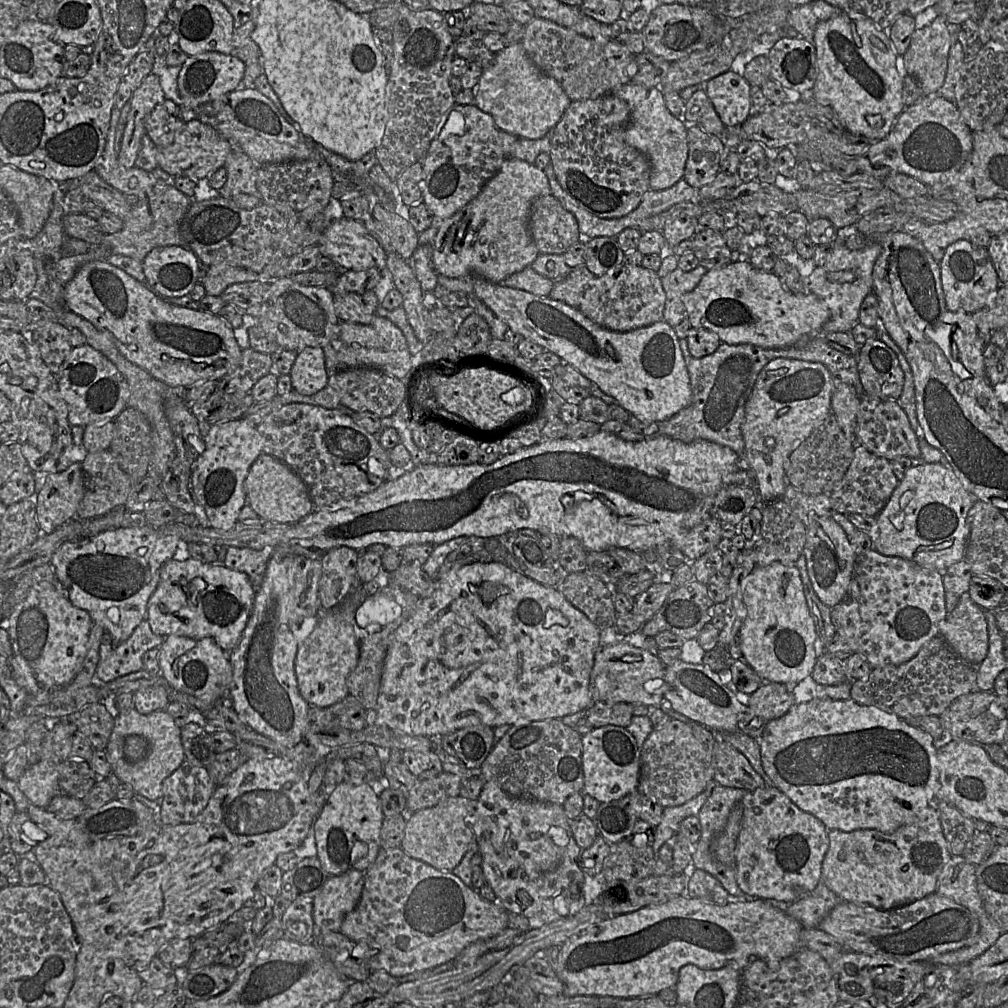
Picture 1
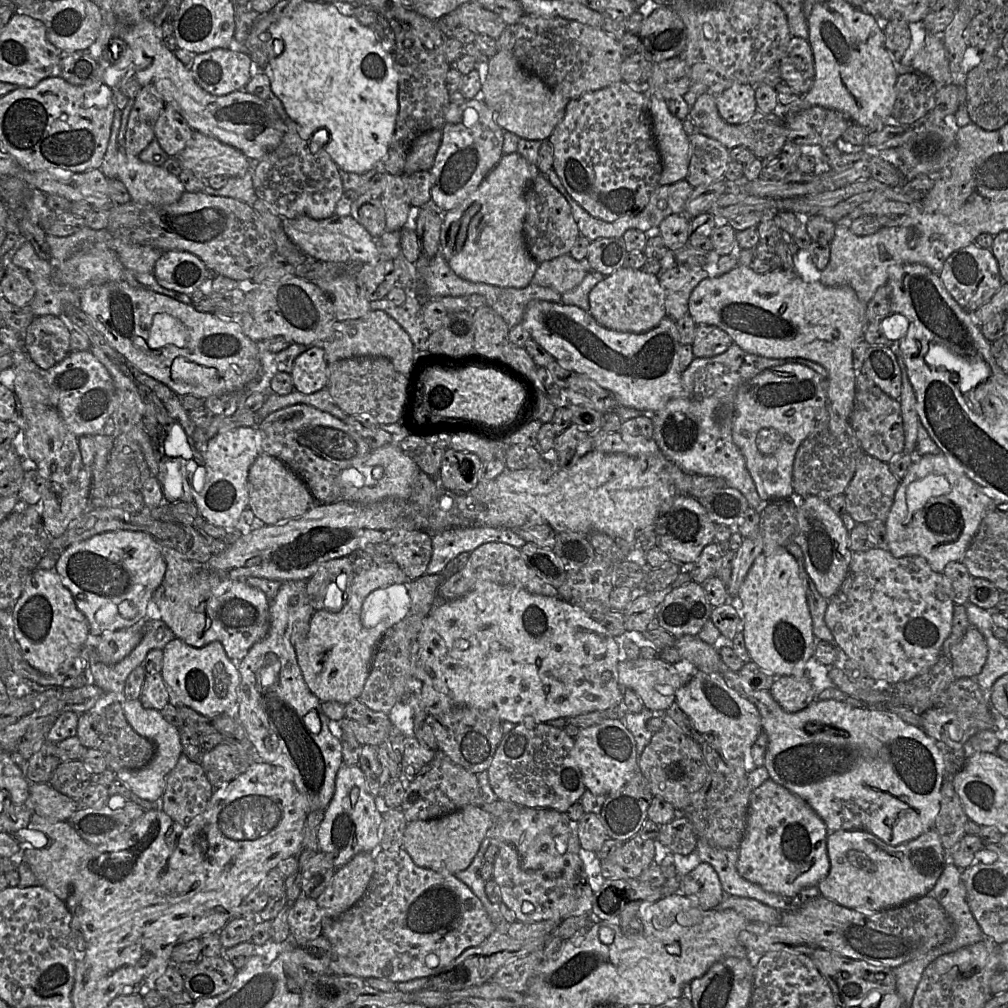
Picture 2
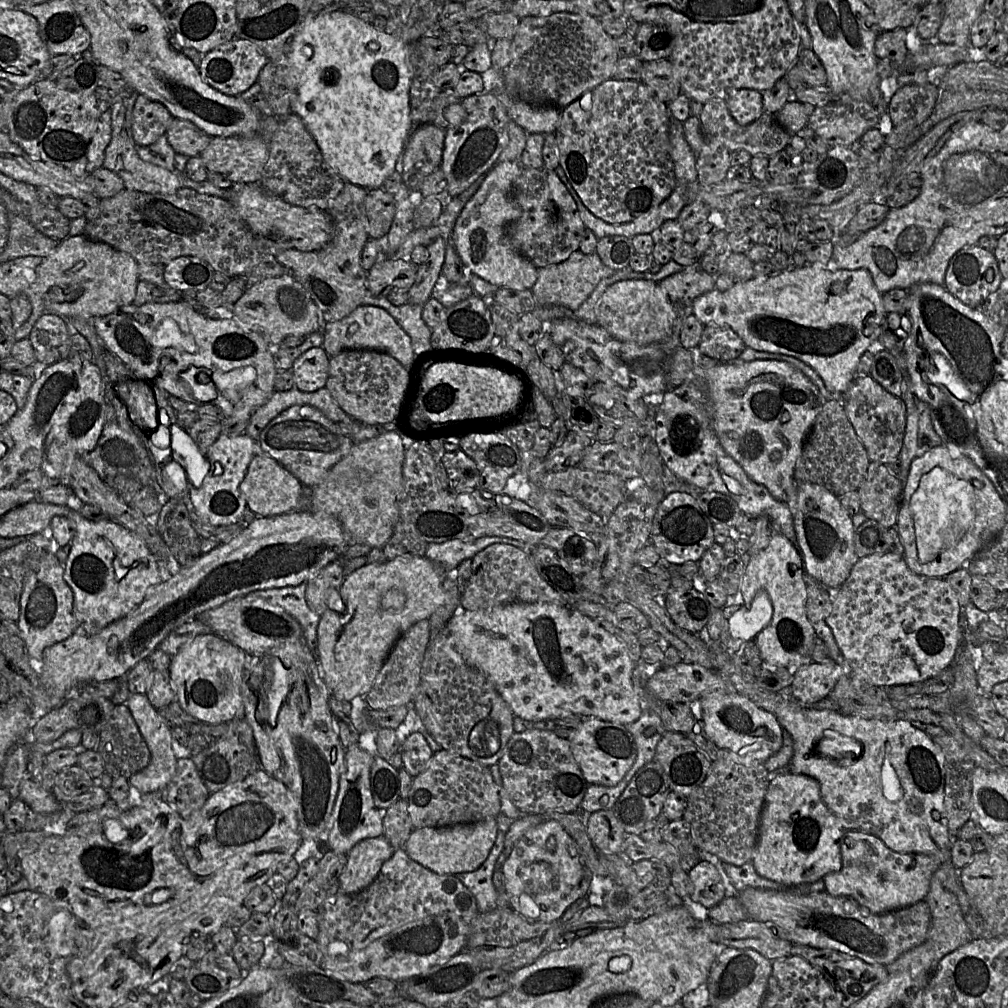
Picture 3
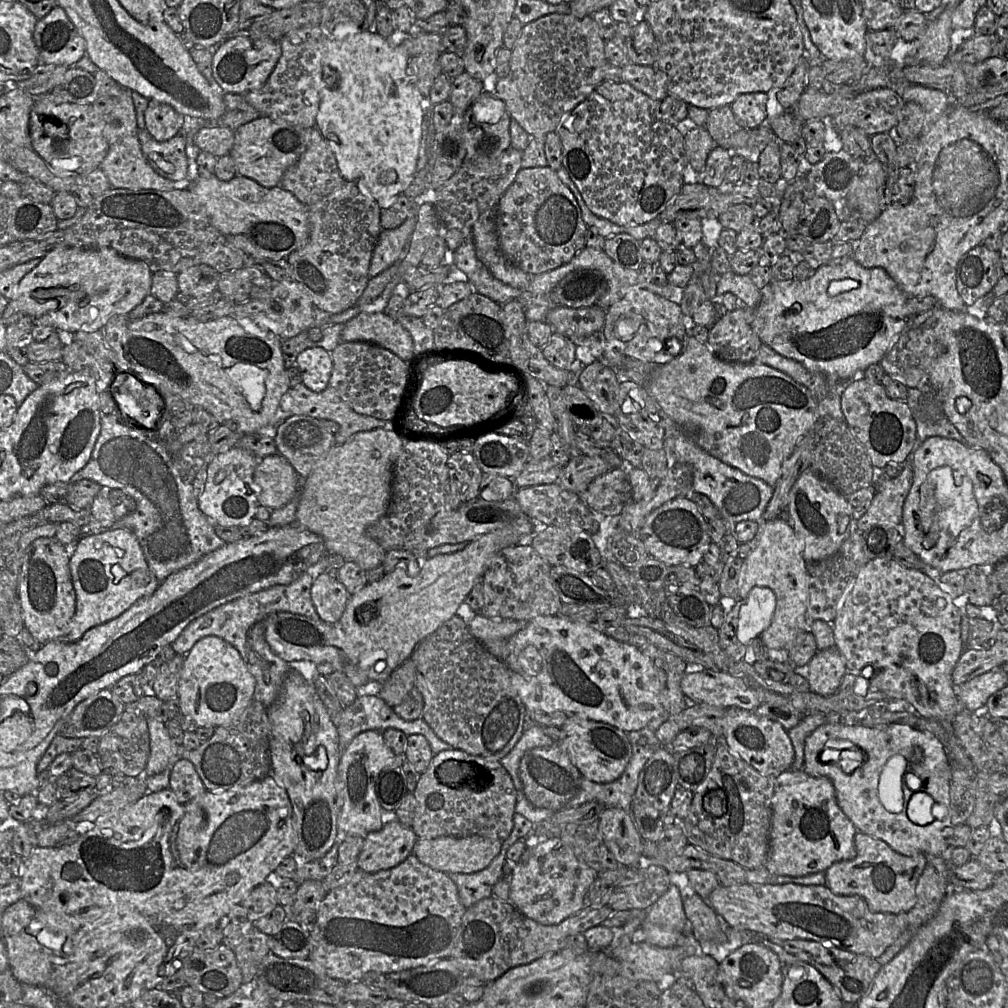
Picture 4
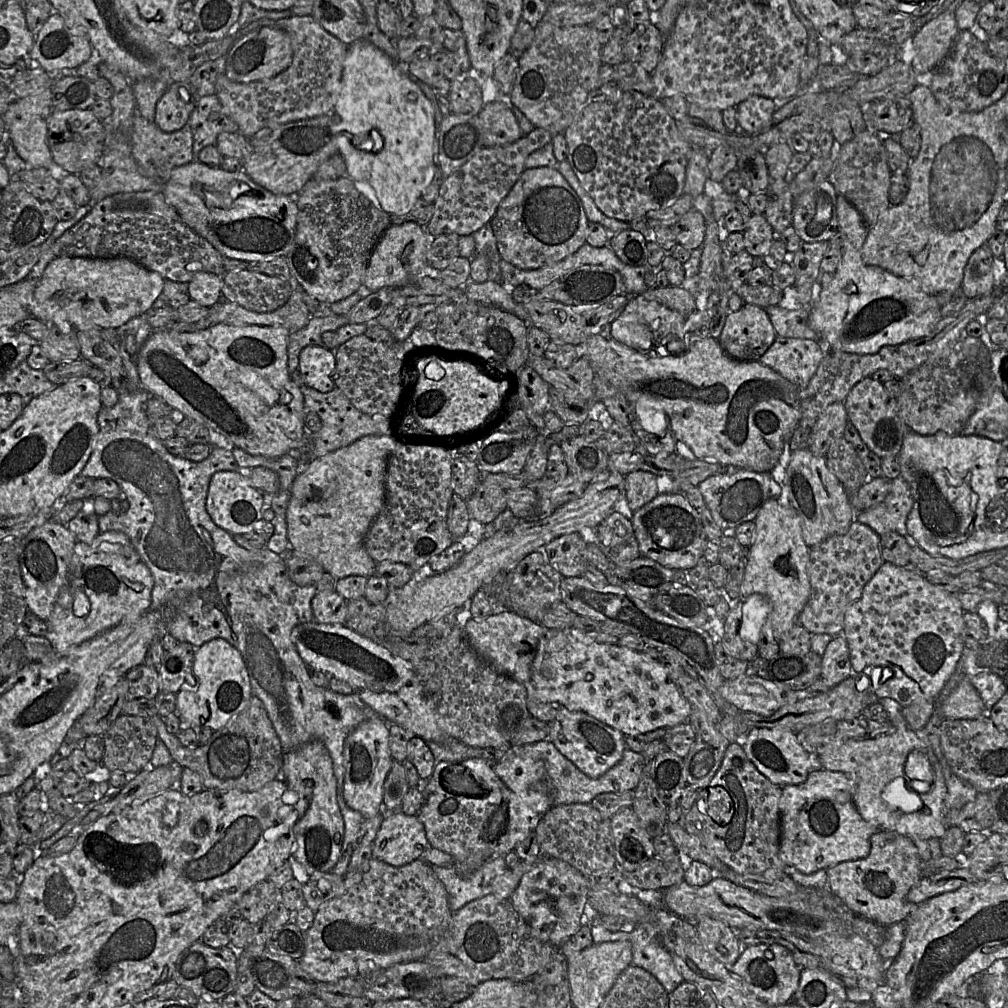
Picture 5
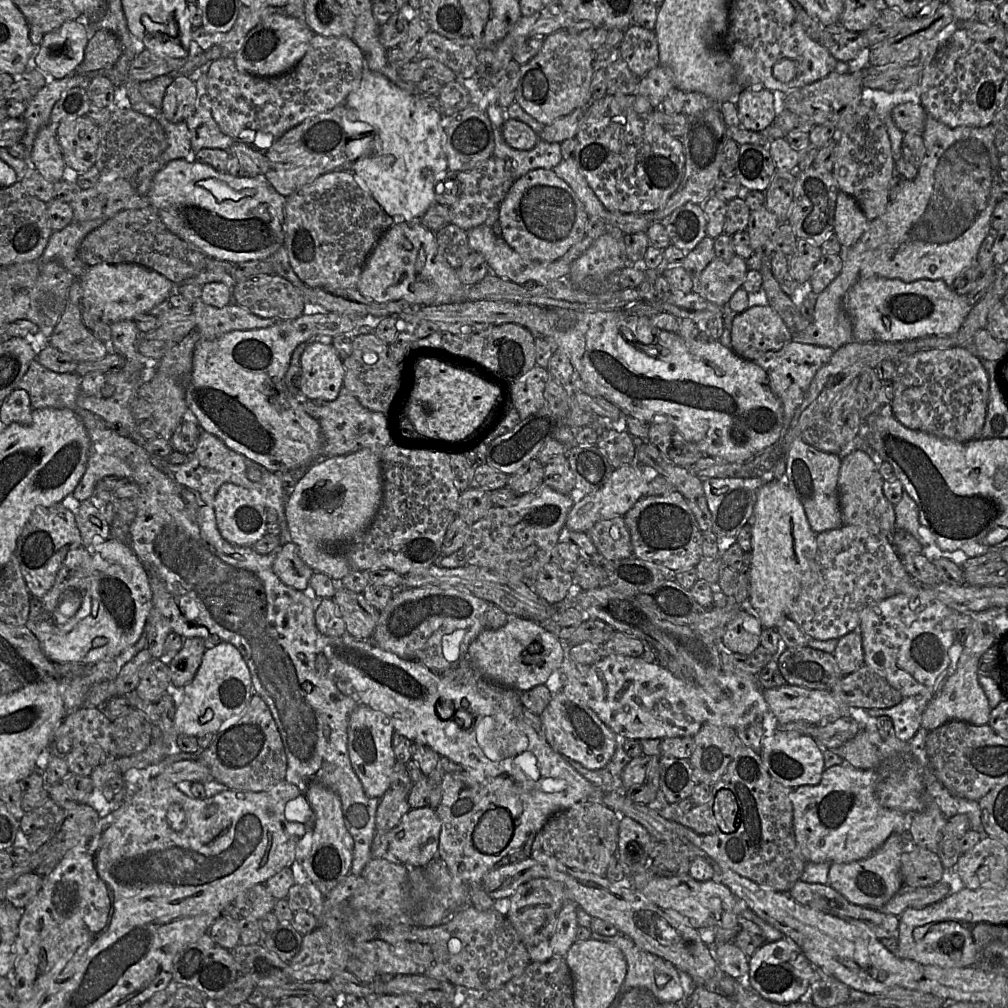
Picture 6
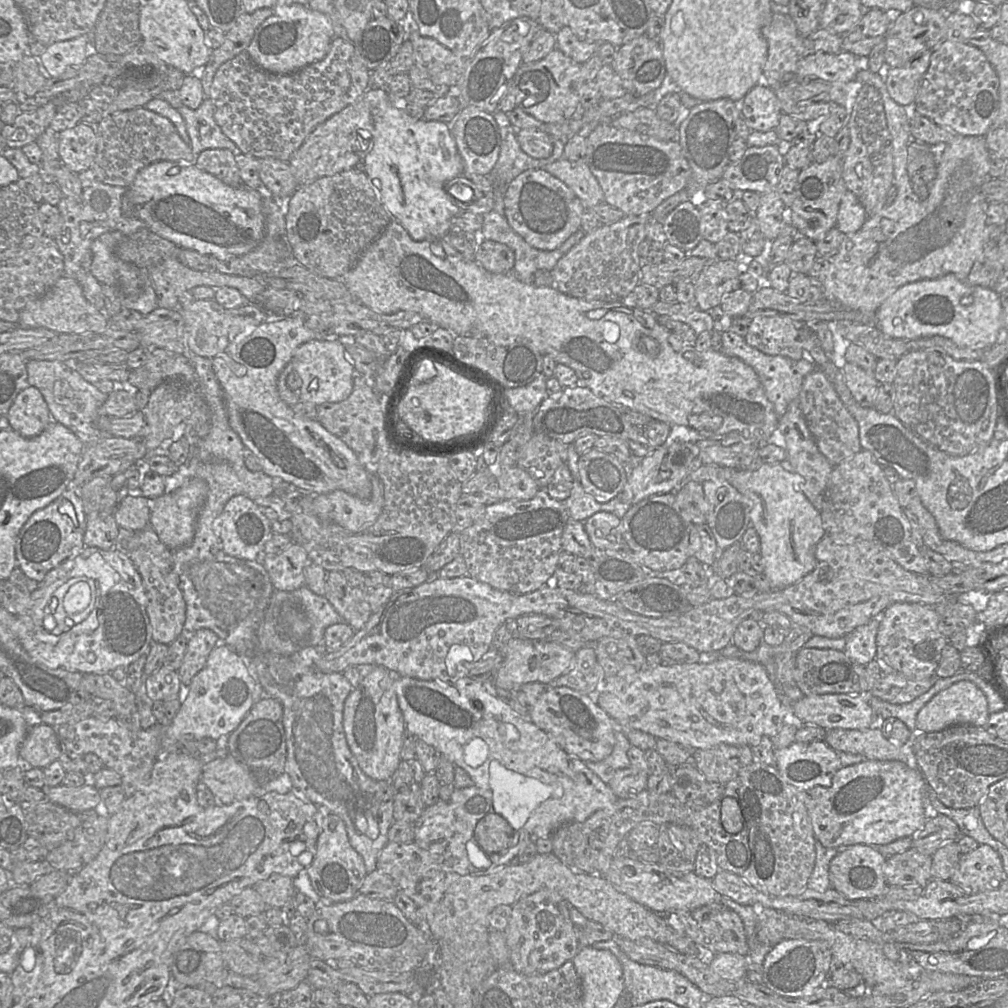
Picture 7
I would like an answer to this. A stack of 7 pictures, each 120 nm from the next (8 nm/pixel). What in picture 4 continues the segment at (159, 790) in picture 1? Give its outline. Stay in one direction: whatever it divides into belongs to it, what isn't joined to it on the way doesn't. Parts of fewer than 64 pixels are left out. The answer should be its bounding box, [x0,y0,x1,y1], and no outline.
[144,718,180,776]

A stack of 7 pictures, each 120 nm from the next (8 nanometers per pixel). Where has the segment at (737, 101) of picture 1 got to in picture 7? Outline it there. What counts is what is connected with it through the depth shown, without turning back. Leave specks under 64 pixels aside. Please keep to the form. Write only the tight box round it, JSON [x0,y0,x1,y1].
[740,85,783,132]

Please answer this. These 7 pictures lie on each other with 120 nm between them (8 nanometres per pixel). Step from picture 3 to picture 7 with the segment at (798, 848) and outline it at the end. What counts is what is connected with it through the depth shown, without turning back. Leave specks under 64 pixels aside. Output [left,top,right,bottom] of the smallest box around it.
[806,760,938,848]

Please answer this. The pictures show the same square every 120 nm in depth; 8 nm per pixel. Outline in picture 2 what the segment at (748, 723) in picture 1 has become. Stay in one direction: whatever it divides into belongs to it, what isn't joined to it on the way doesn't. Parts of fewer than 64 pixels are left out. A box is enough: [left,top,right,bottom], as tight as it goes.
[769,677,815,712]

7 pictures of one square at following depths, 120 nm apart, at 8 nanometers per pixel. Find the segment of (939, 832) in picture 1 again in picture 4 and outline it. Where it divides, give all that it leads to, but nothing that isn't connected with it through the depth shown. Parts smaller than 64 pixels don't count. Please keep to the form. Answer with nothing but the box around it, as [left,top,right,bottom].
[825,832,926,914]

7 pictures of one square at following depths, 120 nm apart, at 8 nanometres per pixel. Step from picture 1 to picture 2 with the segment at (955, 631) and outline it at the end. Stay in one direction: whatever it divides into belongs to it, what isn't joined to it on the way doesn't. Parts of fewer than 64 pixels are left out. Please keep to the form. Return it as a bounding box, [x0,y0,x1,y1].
[949,626,988,679]

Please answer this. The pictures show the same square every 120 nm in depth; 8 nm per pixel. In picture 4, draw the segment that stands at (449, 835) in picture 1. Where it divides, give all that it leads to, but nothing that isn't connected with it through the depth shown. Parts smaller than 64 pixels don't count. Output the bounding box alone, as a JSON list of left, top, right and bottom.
[413,836,502,873]

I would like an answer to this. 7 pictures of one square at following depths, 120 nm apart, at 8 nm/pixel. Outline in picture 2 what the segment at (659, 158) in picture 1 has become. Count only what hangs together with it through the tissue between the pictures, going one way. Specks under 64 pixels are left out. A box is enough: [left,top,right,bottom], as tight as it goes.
[645,93,690,186]

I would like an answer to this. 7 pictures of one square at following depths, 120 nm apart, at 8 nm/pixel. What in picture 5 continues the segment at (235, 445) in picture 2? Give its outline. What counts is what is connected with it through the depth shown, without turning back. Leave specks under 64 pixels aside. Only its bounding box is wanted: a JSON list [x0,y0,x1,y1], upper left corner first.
[206,468,269,535]

